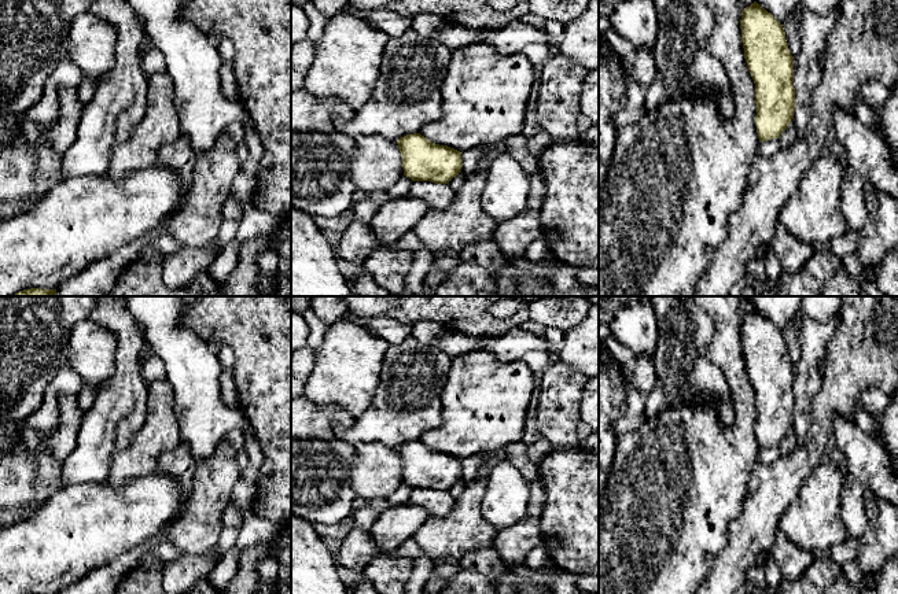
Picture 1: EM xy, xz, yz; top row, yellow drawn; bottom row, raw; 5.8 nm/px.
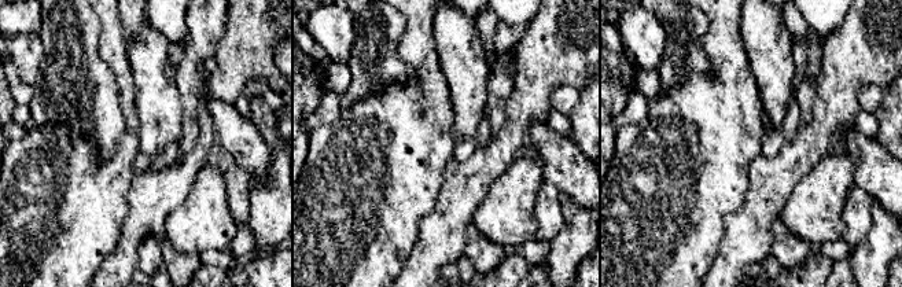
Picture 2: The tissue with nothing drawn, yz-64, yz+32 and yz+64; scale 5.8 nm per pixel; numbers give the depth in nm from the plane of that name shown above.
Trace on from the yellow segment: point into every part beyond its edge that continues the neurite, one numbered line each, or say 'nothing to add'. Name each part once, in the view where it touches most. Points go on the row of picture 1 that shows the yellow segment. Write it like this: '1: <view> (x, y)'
nothing to add

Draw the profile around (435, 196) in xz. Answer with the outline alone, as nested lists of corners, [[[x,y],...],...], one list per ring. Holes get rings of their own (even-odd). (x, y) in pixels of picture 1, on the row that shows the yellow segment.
[[[412,181],[406,196],[422,199],[433,209],[445,209],[452,203],[454,191],[449,184]]]

